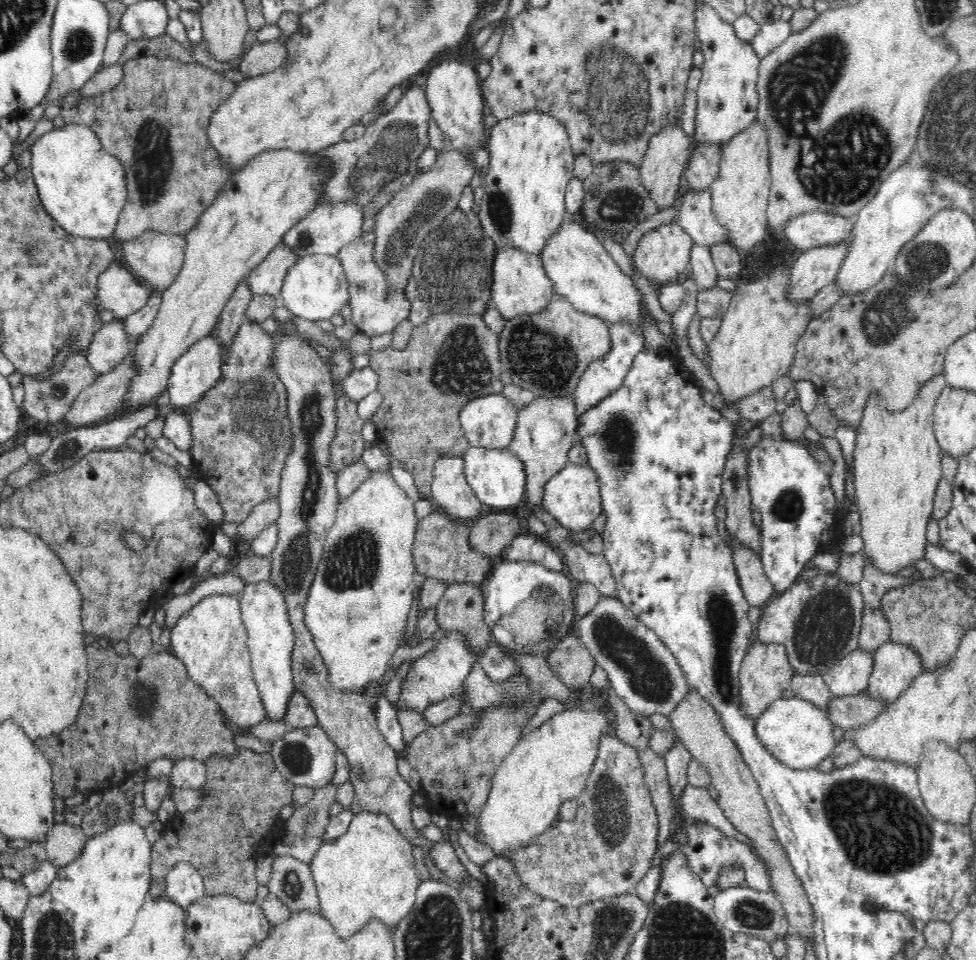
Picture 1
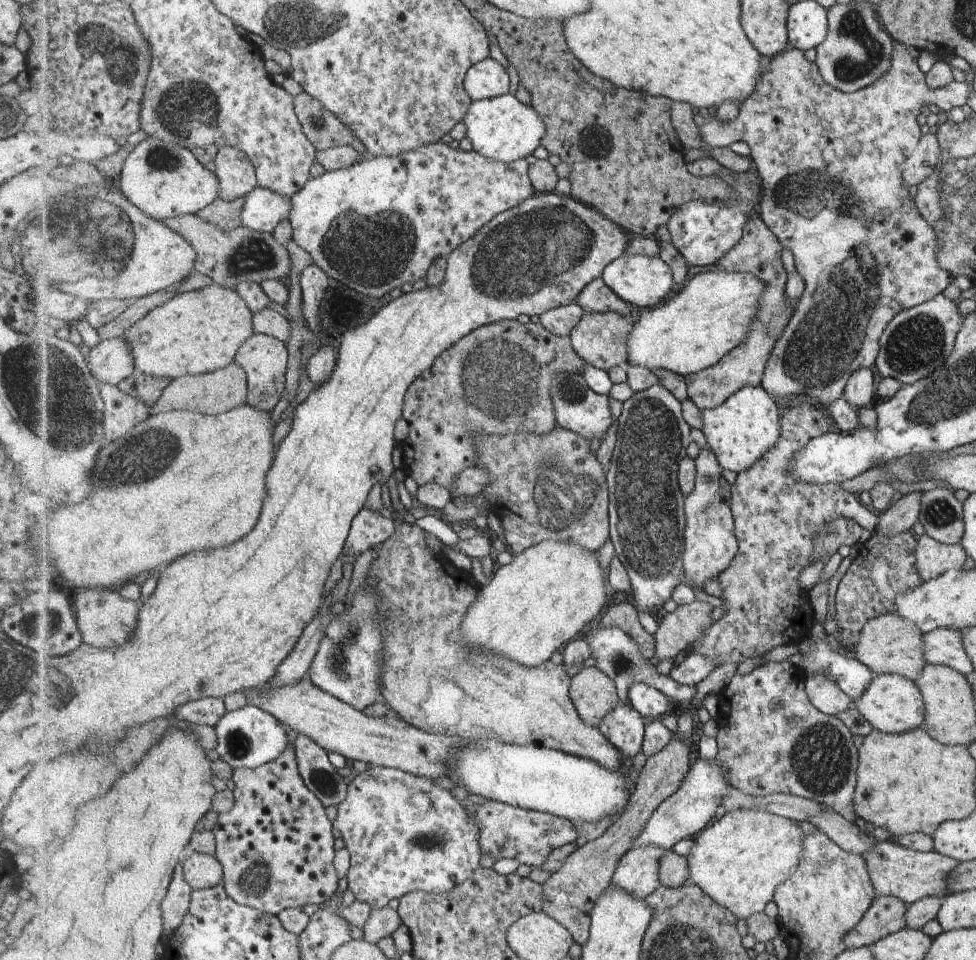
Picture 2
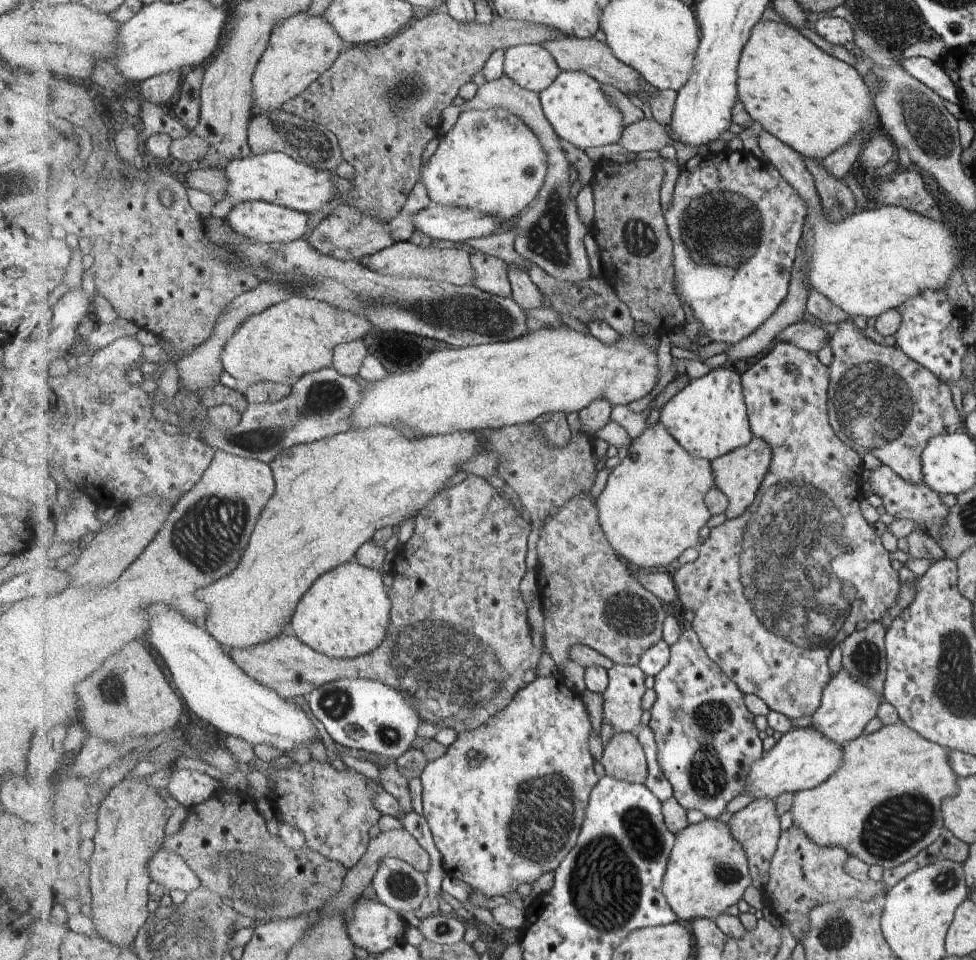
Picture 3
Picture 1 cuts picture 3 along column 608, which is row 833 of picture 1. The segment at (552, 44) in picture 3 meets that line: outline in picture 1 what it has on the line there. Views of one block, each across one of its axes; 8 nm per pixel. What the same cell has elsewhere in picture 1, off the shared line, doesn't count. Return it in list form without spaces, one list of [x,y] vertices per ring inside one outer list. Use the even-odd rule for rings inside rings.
[[[56,823],[45,832],[47,860],[57,869],[70,864],[81,852],[87,835],[81,827],[69,823]]]

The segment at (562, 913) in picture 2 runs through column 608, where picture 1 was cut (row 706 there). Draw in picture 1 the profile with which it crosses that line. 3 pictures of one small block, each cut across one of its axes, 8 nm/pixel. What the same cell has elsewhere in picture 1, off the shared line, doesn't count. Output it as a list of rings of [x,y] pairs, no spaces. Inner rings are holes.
[[[860,691],[856,695],[834,697],[828,704],[828,717],[835,727],[844,731],[860,729],[874,722],[888,708],[886,699],[870,695],[870,691]]]

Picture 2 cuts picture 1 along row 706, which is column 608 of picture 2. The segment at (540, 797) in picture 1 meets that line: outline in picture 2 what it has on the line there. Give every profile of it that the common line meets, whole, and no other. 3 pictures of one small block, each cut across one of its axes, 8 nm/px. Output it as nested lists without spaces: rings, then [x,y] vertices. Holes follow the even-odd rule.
[[[540,541],[514,556],[508,565],[501,565],[489,584],[481,586],[462,624],[464,639],[480,653],[491,651],[530,667],[542,665],[555,654],[555,650],[561,648],[561,644],[580,636],[581,630],[603,612],[612,593],[608,578],[597,551],[571,541]]]

